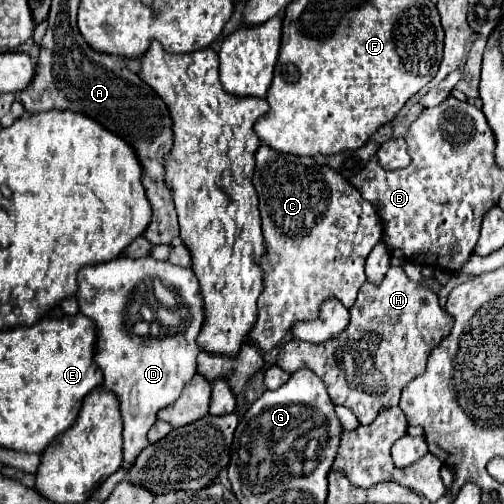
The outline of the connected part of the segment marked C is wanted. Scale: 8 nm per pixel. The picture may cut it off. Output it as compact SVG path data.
M260 145L256 151L254 187L260 199L262 235L268 255L264 257L264 291L258 299L258 321L252 327L250 339L260 343L262 351L276 347L296 321L312 321L318 315L318 307L326 297L336 297L344 307L352 307L356 293L366 281L364 263L372 247L380 241L380 221L372 203L364 201L360 193L328 165L316 163L314 157L288 155Z

